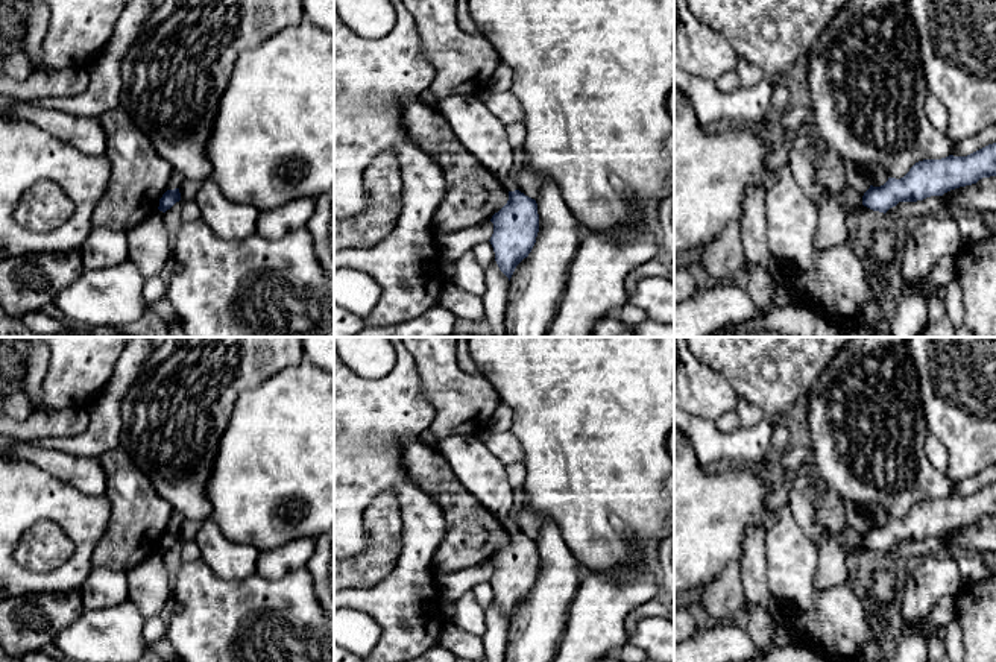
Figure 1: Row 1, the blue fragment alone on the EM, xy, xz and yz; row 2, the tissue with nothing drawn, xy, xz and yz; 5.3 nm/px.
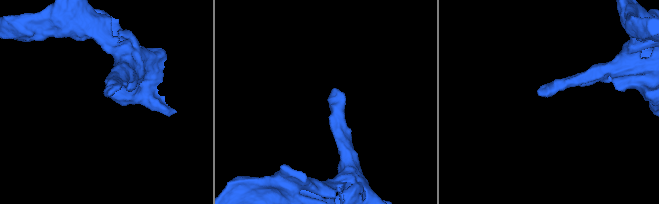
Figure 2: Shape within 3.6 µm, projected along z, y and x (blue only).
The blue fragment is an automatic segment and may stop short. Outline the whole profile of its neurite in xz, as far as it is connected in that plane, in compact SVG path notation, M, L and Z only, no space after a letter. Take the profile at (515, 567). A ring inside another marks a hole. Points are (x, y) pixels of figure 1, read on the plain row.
M519 530L509 531L507 544L492 556L490 585L500 610L512 618L516 606L528 597L539 572L539 554L534 539Z

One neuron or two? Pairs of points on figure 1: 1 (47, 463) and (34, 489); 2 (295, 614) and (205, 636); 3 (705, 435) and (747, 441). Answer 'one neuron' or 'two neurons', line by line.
1: two neurons
2: one neuron
3: one neuron

